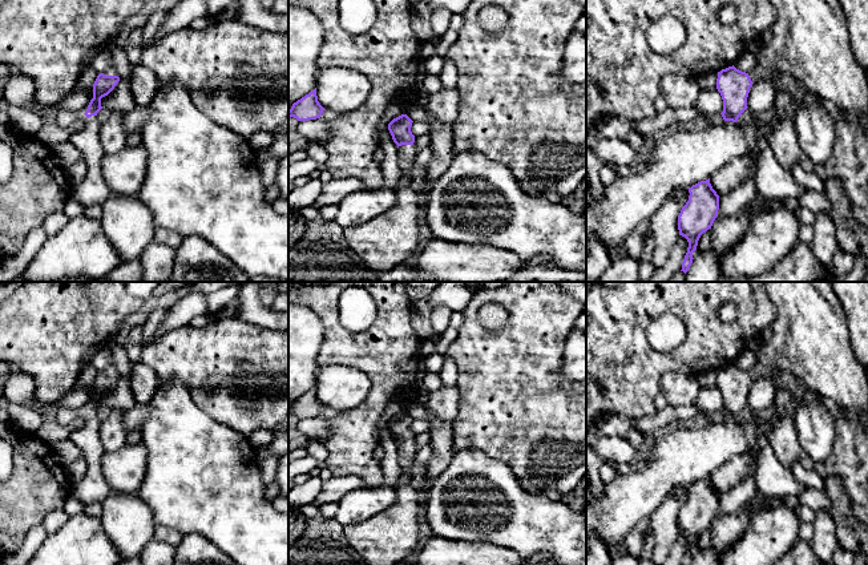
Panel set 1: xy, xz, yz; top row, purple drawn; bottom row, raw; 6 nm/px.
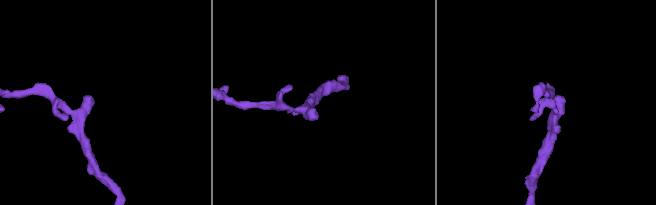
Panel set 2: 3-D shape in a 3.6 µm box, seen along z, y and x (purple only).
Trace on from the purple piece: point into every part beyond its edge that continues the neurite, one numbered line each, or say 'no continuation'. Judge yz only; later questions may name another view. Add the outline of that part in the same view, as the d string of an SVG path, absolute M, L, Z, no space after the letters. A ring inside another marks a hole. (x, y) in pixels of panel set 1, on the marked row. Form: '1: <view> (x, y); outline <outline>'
1: yz (810, 41); outline M771 0L776 9L776 21L771 28L772 40L756 55L756 64L748 72L752 82L770 78L772 72L788 73L823 101L832 102L853 121L868 124L868 77L856 60L847 28L845 13L839 0Z

